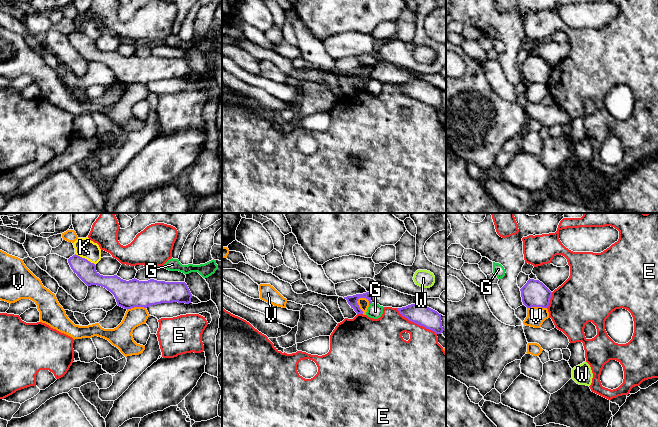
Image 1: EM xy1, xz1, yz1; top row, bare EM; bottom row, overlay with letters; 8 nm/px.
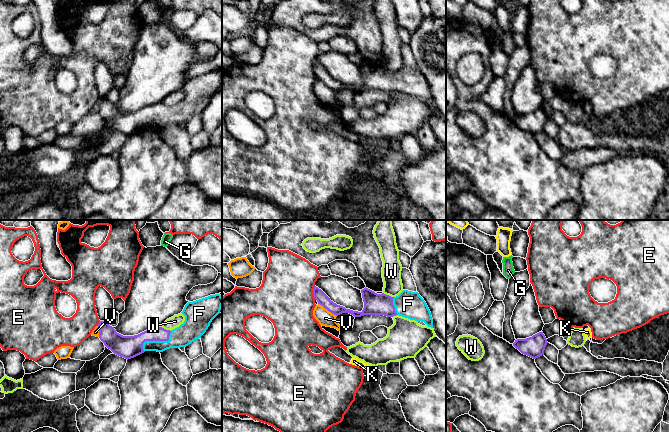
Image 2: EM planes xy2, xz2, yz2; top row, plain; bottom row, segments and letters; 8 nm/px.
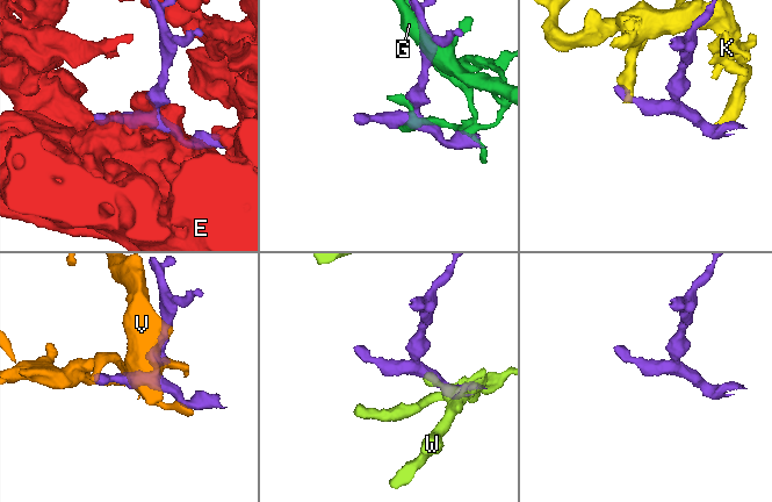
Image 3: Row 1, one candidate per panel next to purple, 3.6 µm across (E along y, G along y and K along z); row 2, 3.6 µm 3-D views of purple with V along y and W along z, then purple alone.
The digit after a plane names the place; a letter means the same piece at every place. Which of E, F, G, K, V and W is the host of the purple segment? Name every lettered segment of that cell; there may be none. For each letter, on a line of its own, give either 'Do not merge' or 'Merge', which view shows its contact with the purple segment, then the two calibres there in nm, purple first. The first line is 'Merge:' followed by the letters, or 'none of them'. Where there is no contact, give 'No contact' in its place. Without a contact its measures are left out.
Merge: F
E: Do not merge. Touches purple in xz1. Thickness 160 nm (purple) against 320 nm
F: Merge. Touches purple in xy2. Thickness 180 nm (purple) against 170 nm
G: Do not merge. Touches purple in xz1. Thickness 80 nm (purple) against 120 nm
K: Do not merge. Touches purple in xy1. Thickness 160 nm (purple) against 160 nm
V: Do not merge. Touches purple in xz1. Thickness 80 nm (purple) against 90 nm
W: Do not merge. Touches purple in xz2. Thickness 180 nm (purple) against 160 nm

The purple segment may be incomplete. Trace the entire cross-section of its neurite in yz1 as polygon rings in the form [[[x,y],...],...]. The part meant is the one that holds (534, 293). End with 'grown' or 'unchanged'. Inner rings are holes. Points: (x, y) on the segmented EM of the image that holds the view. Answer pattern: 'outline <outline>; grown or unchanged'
outline [[[529,278],[520,291],[522,302],[527,308],[549,306],[552,292],[539,280]]]; unchanged

